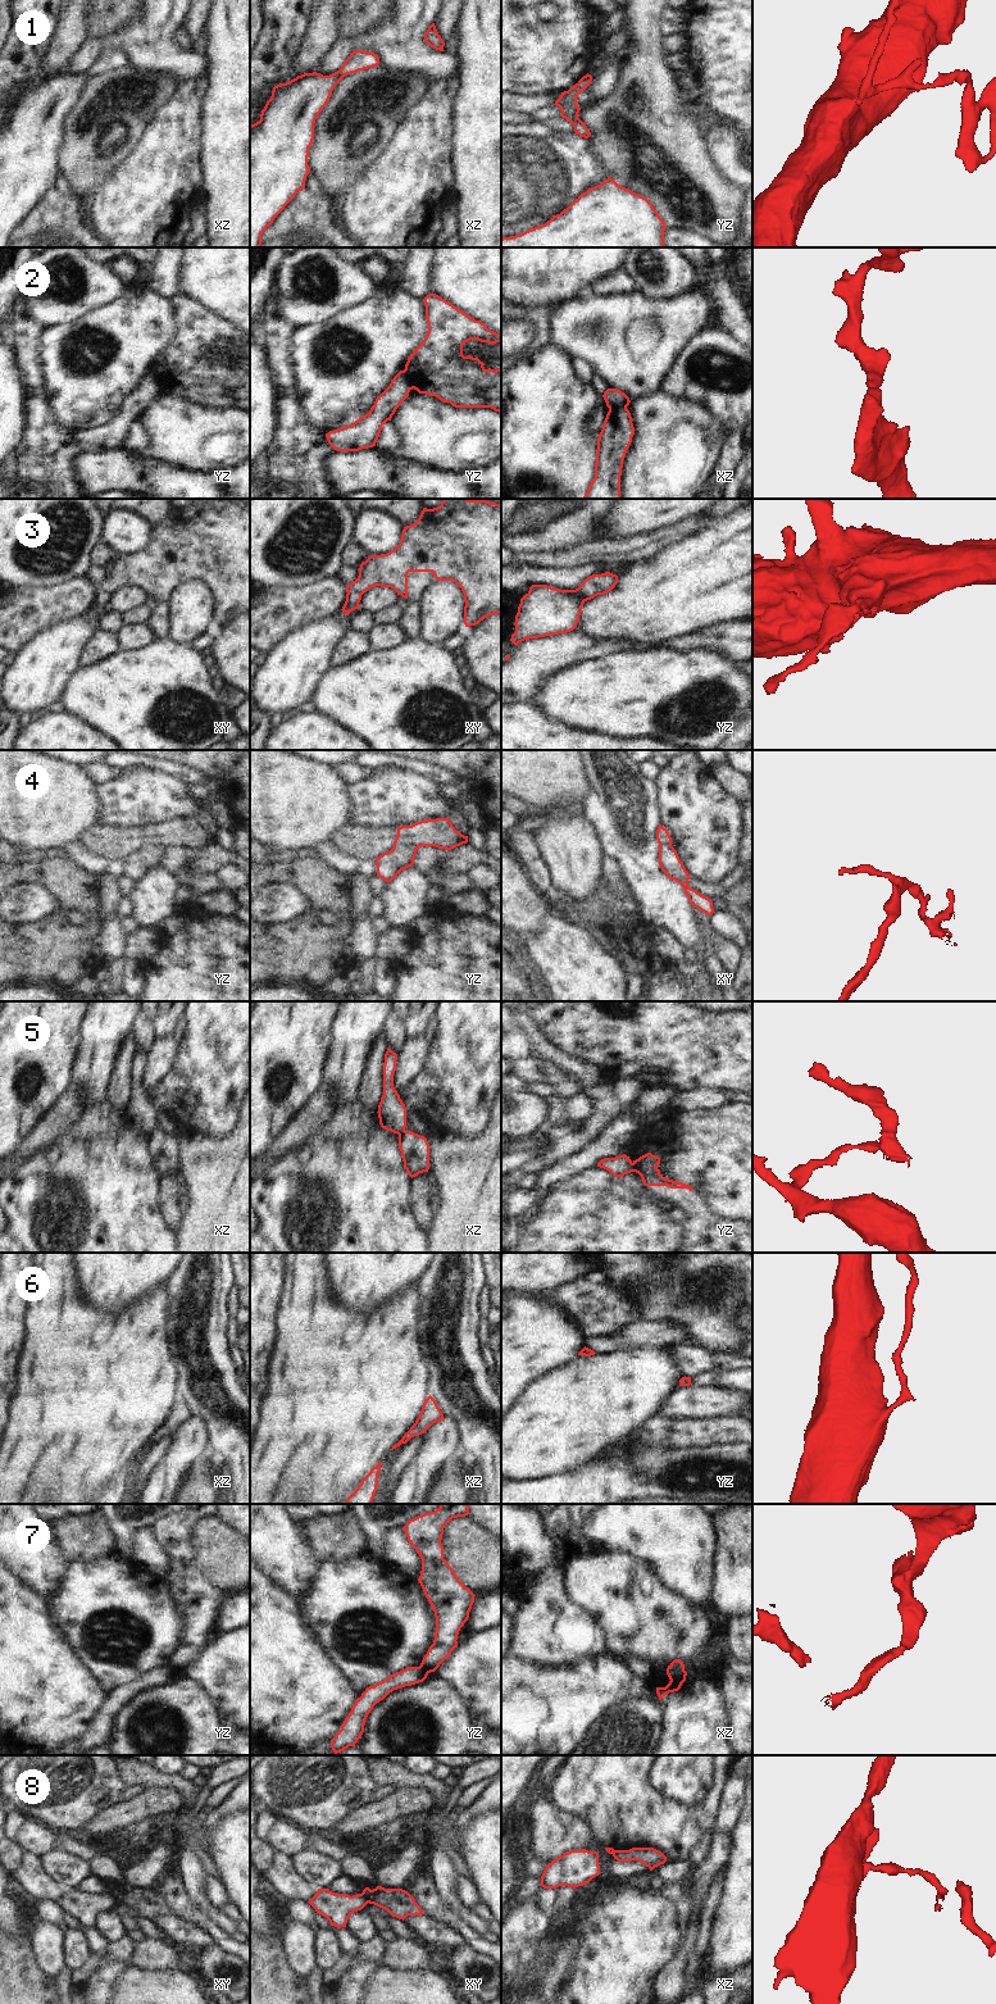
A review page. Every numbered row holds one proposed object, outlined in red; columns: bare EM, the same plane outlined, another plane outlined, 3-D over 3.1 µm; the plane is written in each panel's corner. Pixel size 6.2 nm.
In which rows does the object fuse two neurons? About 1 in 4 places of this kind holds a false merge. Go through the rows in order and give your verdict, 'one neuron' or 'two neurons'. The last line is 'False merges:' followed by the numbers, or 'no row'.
1: one neuron
2: two neurons
3: one neuron
4: two neurons
5: two neurons
6: one neuron
7: two neurons
8: two neurons
False merges: 2, 4, 5, 7, 8

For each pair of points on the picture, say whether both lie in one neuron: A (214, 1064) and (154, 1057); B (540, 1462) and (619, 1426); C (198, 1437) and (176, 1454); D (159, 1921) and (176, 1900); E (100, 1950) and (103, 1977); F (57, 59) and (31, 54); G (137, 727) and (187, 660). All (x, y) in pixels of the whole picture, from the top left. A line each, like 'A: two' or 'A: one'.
A: two
B: one
C: one
D: two
E: one
F: two
G: one

